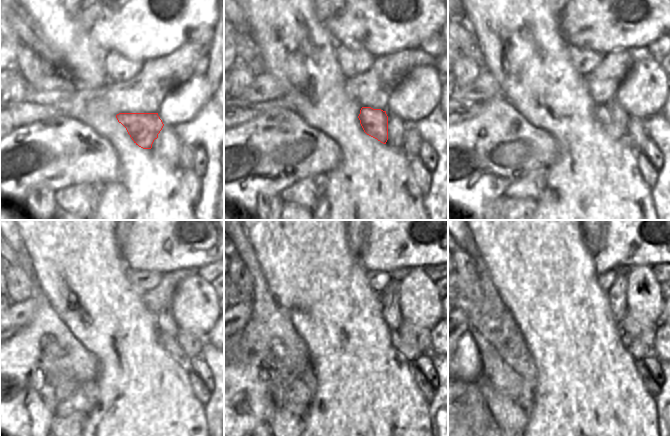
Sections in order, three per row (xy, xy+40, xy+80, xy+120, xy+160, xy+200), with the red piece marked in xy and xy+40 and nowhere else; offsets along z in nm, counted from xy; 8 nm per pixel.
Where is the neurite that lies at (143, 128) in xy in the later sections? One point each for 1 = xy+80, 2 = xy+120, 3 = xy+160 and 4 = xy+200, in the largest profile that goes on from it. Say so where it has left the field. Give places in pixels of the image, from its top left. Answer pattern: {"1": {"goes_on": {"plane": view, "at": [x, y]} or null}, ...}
{"1": {"goes_on": {"plane": "xy+80", "at": [600, 112]}}, "2": {"goes_on": {"plane": "xy+120", "at": [171, 344]}}, "3": {"goes_on": {"plane": "xy+160", "at": [407, 350]}}, "4": {"goes_on": {"plane": "xy+200", "at": [639, 350]}}}

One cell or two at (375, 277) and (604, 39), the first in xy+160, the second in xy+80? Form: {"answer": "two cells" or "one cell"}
{"answer": "two cells"}

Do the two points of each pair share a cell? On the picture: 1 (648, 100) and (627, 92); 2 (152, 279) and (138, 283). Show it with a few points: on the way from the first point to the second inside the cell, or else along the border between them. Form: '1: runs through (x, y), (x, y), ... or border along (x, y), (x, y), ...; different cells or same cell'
1: runs through (643, 95), (632, 94); same cell
2: runs through (149, 279), (141, 281); same cell

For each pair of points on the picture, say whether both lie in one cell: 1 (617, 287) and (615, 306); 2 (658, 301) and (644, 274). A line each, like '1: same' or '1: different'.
1: same
2: same

